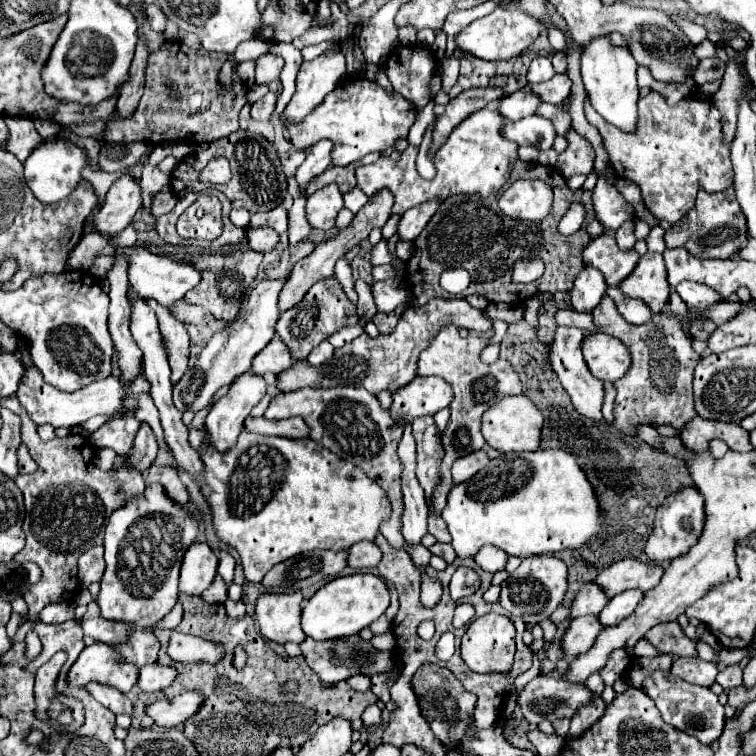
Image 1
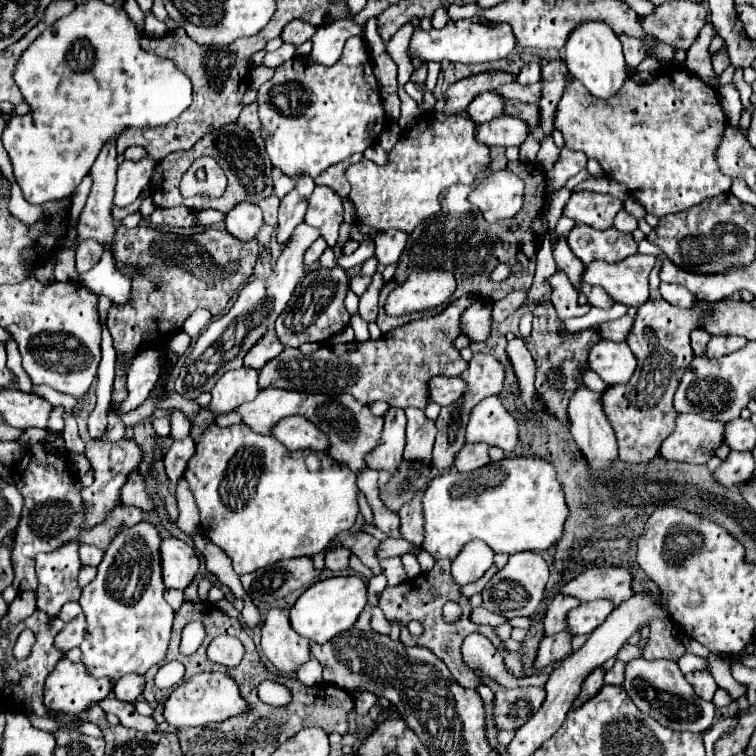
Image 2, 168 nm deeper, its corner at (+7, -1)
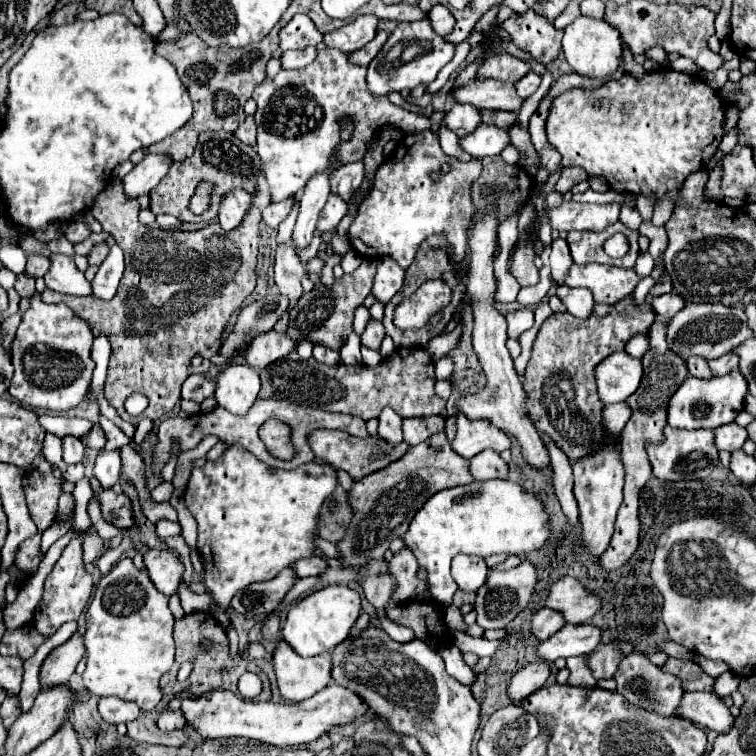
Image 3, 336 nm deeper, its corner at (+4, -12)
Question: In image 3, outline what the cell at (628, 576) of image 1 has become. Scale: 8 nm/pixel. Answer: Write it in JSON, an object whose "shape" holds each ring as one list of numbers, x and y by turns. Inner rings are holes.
{"shape":[[564,576,552,584,546,598,546,608,564,614,568,624,584,624,602,608,602,598,586,590,576,578]]}

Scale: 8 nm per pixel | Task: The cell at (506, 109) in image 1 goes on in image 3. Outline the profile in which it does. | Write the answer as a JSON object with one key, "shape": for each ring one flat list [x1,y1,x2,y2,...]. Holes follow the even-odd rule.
{"shape":[[452,104,446,112,446,124,458,136,472,134,482,124,482,110,474,108,472,104]]}

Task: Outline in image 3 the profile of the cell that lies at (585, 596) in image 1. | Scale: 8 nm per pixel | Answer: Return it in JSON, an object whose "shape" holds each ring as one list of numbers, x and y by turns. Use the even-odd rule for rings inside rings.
{"shape":[[542,608,534,614,532,618,532,632,536,638,540,640,548,640,552,638,562,626,566,624,564,616,556,610,550,610,550,608]]}

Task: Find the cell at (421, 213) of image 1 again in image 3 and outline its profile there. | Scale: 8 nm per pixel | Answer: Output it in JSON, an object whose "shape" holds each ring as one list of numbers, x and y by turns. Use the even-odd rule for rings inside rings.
{"shape":[[380,256,378,272,372,288,374,298,386,304,400,290,402,282,404,282,404,270,400,268,400,264,396,264,396,260,390,256]]}

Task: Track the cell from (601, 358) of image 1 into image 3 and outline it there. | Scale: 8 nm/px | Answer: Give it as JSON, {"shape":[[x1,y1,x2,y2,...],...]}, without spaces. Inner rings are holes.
{"shape":[[614,352,596,366,598,394,604,404,624,402,642,380,642,364,626,352]]}

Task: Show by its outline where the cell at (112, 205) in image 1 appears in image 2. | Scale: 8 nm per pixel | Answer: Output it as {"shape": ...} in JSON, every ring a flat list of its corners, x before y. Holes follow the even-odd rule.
{"shape":[[145,155,139,161,125,159,117,169,117,187,115,187,115,205,131,205,139,193,149,185,155,173,153,157]]}

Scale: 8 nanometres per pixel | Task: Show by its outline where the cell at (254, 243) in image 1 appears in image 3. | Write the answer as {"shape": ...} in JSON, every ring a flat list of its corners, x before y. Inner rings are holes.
{"shape":[[240,188,236,192,230,192,220,208,220,226,222,230,230,232,236,230,244,218,248,216,248,210,252,206,252,196,248,196,248,192,242,192]]}

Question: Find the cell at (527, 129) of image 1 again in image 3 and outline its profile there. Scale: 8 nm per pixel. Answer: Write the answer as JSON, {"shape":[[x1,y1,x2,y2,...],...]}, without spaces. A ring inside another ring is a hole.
{"shape":[[480,124,480,128,472,132,472,136,462,138,462,148,474,158,500,156,506,146,510,146,508,130,494,124]]}

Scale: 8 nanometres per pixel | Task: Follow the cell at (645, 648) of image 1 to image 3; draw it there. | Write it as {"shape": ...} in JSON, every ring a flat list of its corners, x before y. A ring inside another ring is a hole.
{"shape":[[724,672,724,674,720,674,716,680,714,680,714,692,718,694,718,696,730,696,736,688,738,688,738,682,740,682,740,676,738,674,734,674,734,672]]}

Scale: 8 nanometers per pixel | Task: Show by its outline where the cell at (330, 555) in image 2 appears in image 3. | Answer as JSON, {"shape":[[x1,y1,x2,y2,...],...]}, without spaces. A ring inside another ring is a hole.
{"shape":[[312,556,308,560,298,560,294,564,294,568,296,568,296,574,300,578,304,578,304,576,320,576,328,568,328,562,324,558,320,558,320,556]]}

